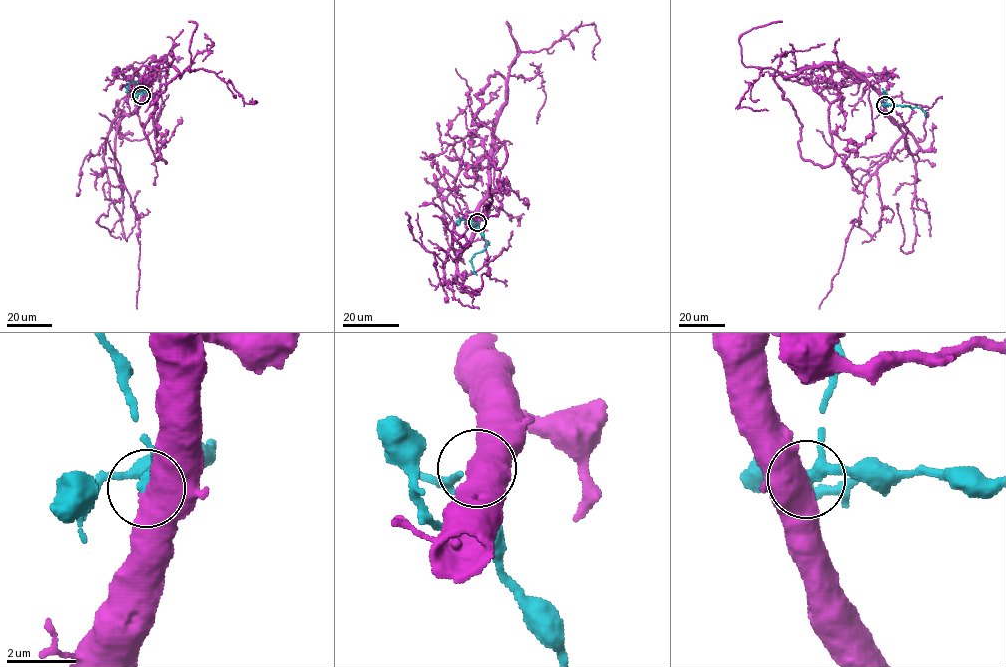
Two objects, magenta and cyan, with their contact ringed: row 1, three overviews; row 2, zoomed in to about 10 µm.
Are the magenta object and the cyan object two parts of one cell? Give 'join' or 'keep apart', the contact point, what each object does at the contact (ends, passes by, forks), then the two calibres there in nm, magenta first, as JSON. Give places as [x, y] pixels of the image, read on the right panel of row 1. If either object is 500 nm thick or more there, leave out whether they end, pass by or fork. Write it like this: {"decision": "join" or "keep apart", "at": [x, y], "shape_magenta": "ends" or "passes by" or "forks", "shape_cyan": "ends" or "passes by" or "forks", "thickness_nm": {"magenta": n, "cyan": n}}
{"decision": "keep apart", "at": [885, 105], "thickness_nm": {"magenta": 800, "cyan": 280}}

